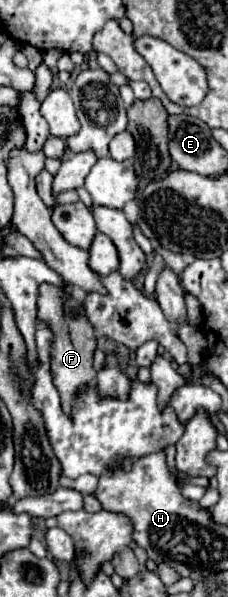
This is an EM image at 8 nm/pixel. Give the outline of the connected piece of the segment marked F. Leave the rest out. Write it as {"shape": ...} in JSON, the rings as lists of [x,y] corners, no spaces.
{"shape":[[[40,286],[40,300],[38,300],[38,318],[52,330],[52,346],[50,346],[50,370],[52,370],[52,380],[54,386],[60,392],[62,400],[62,410],[66,416],[72,416],[74,400],[84,386],[94,386],[96,384],[96,370],[92,366],[94,362],[94,350],[96,350],[96,338],[94,338],[94,328],[86,320],[84,314],[78,318],[68,318],[62,310],[62,290],[56,286]]]}

